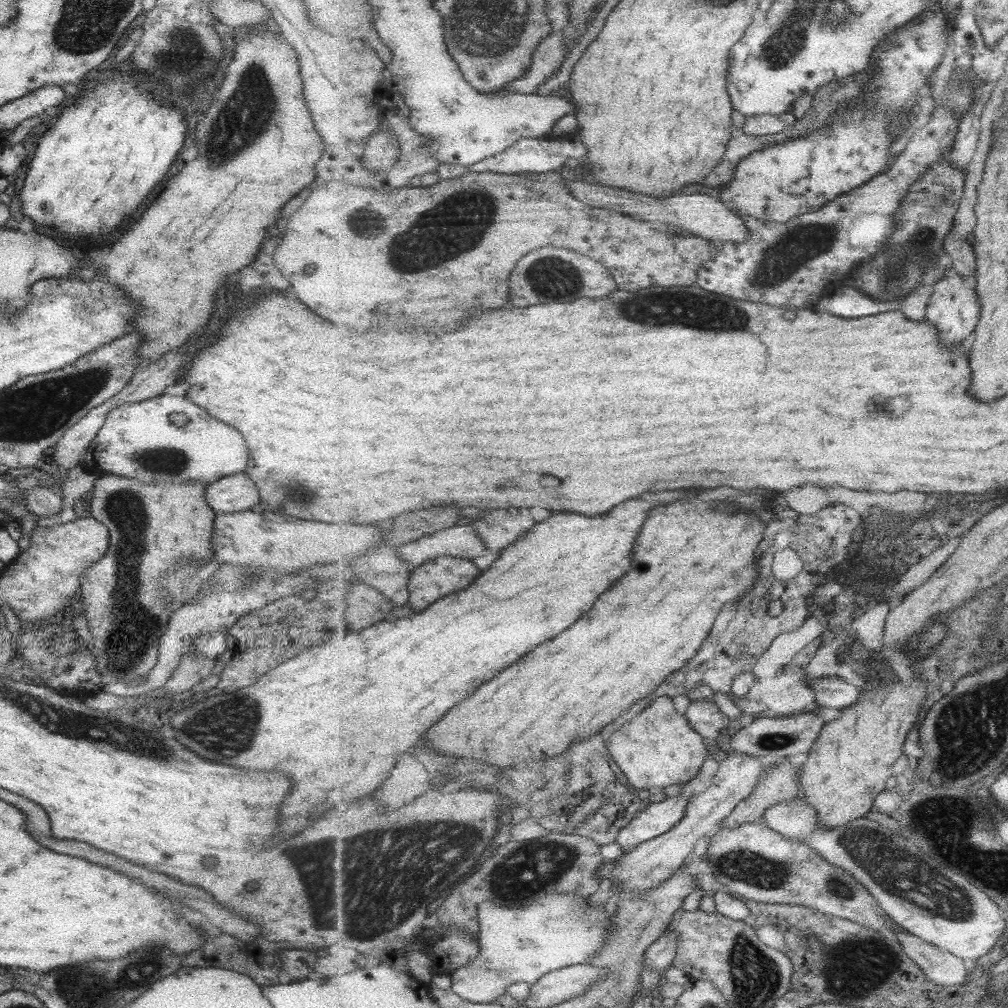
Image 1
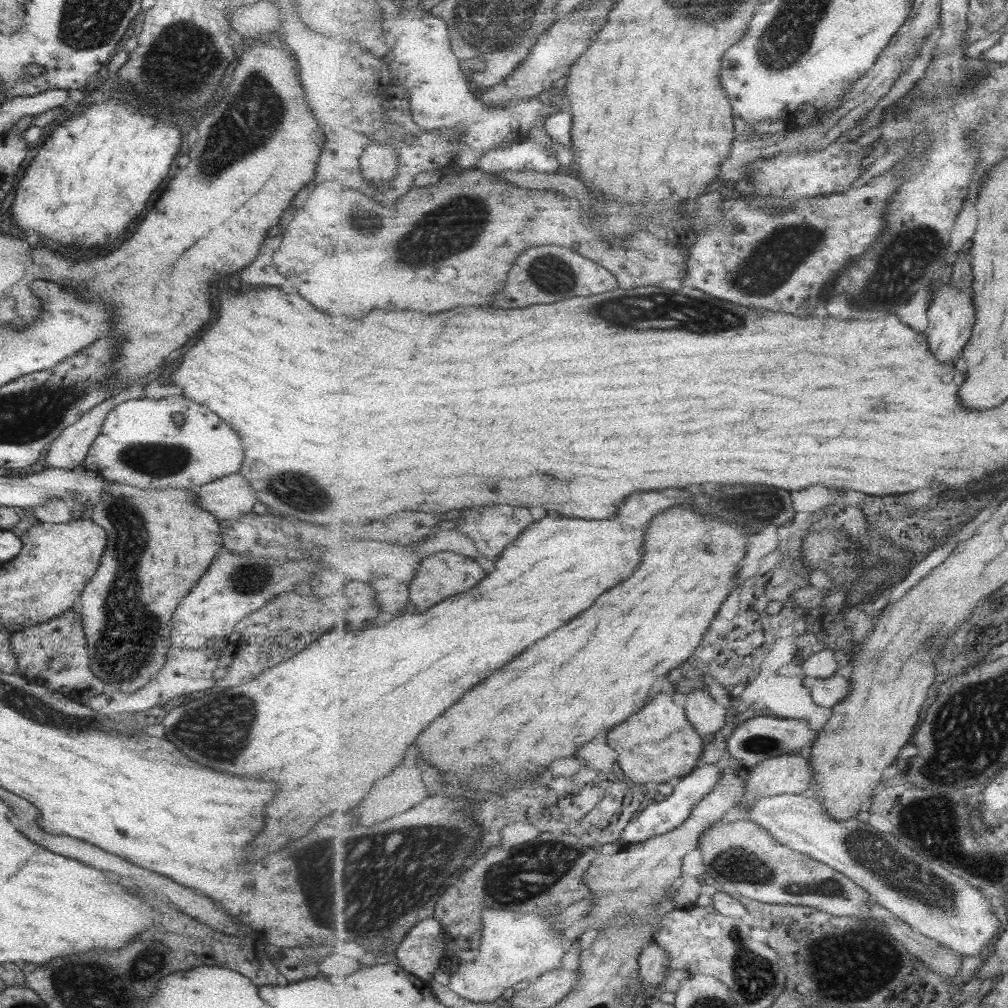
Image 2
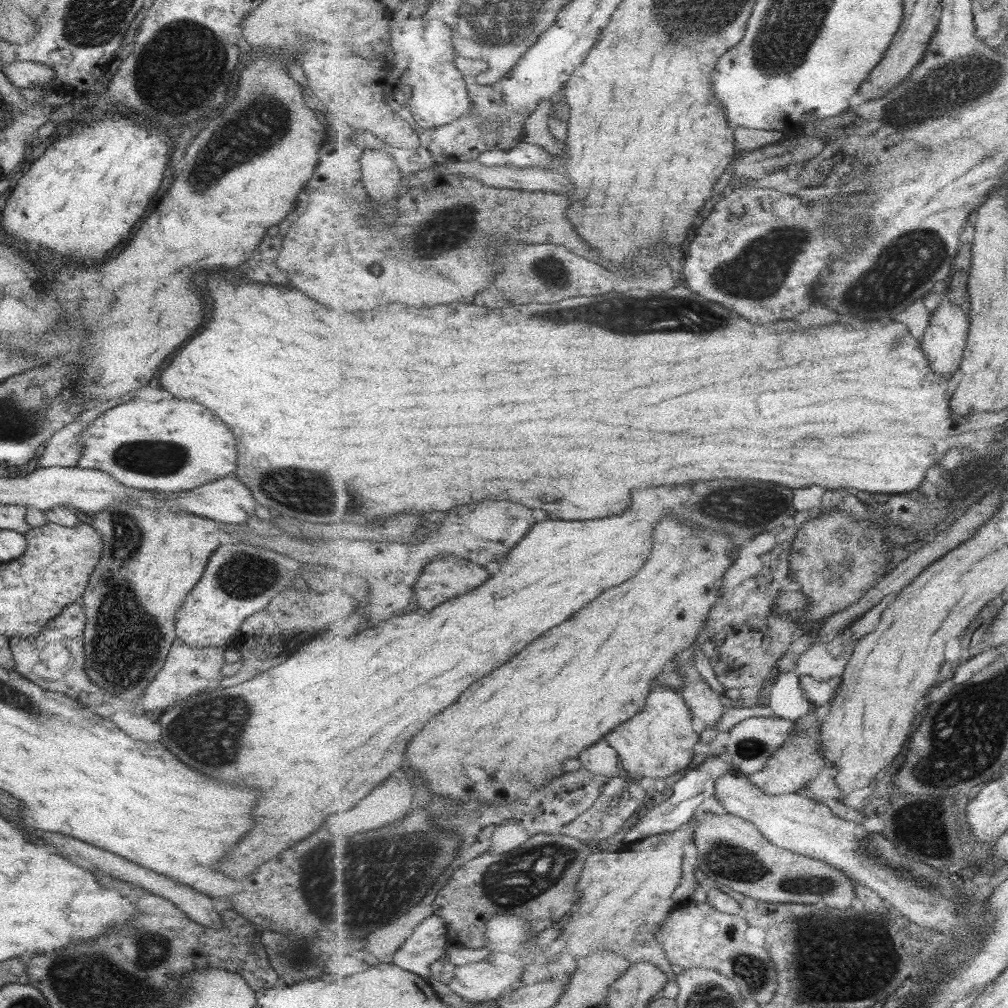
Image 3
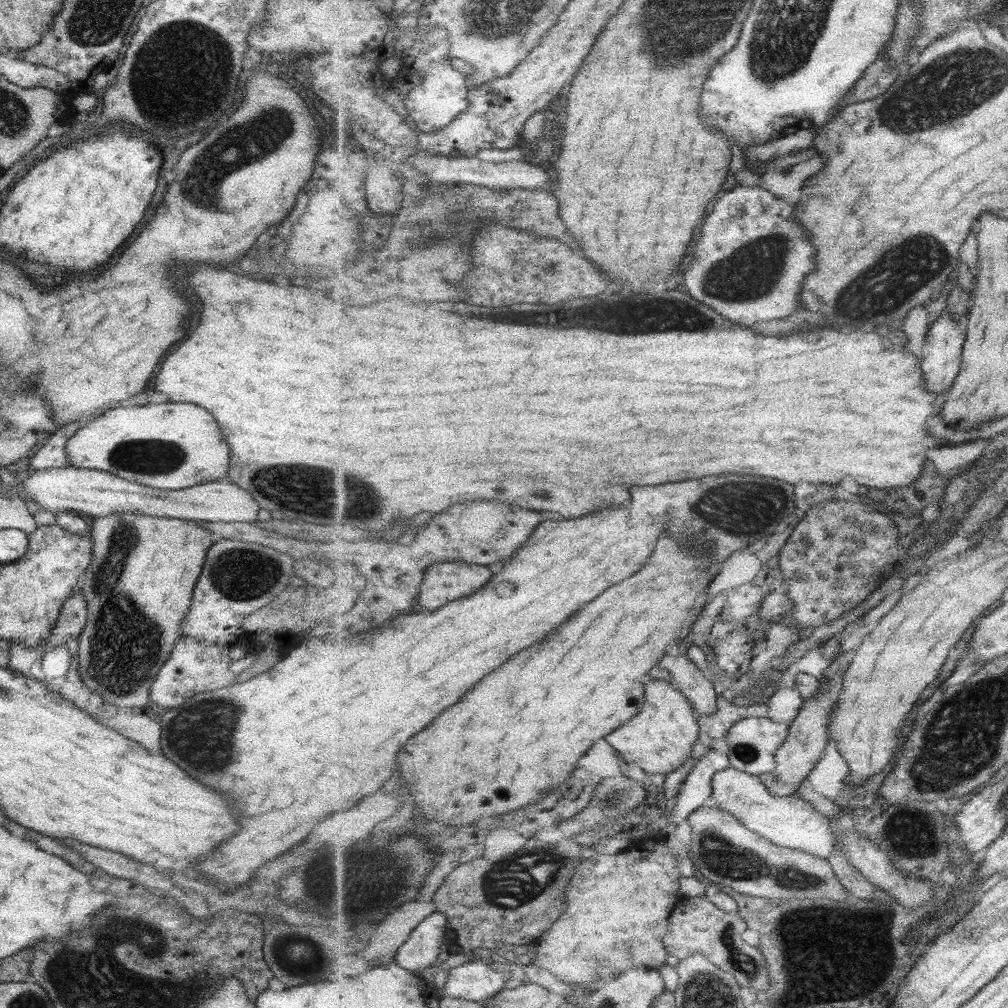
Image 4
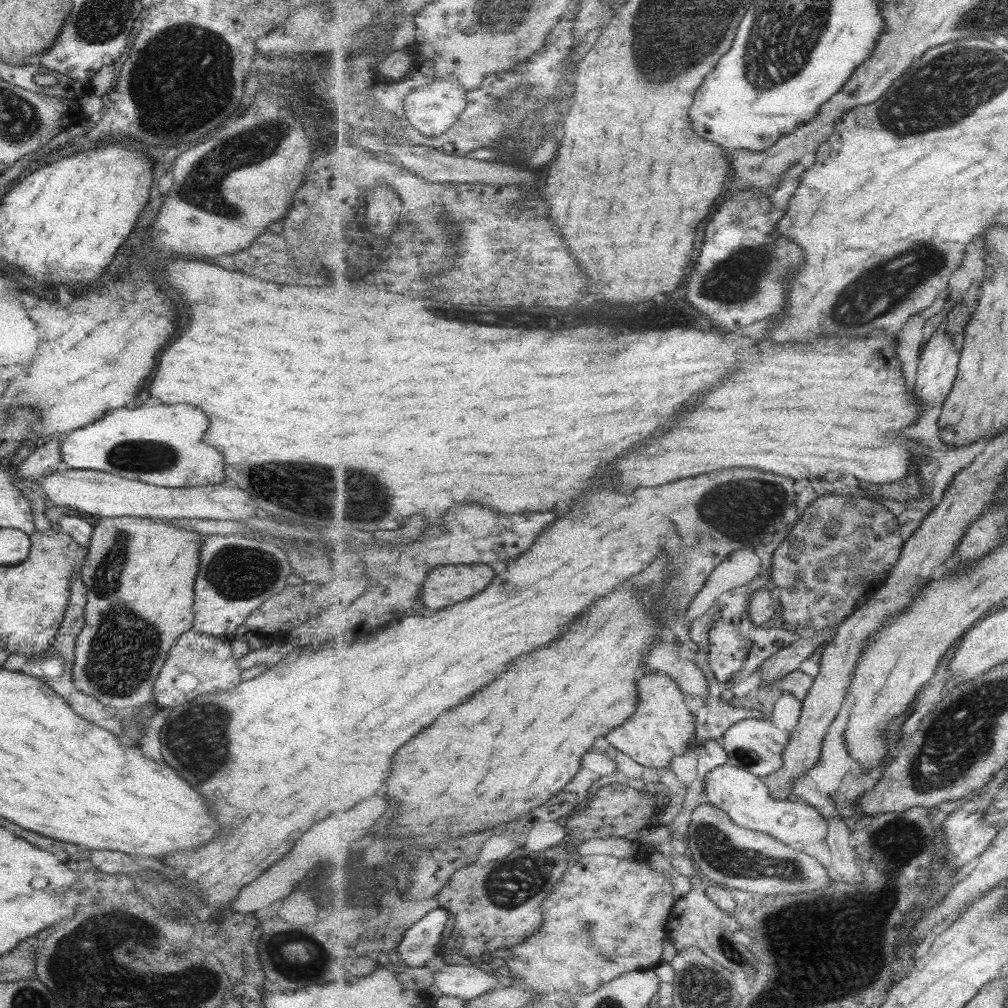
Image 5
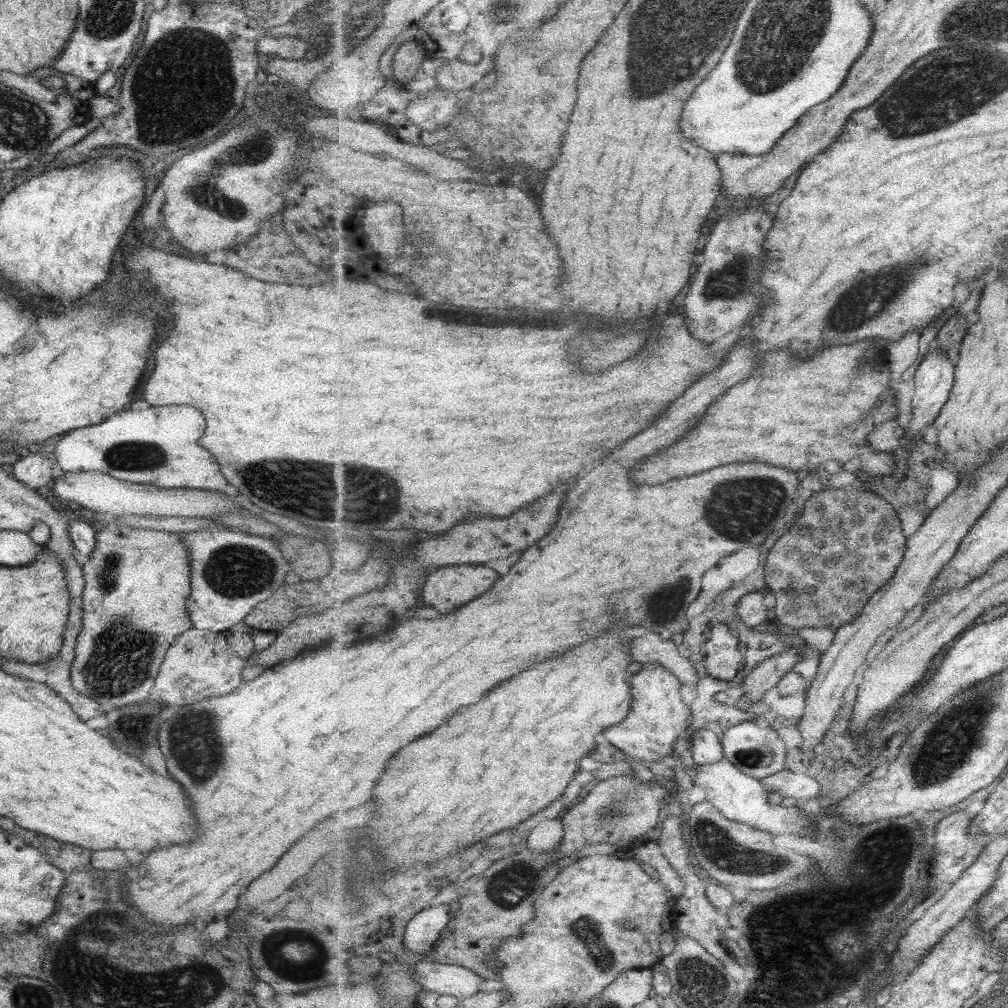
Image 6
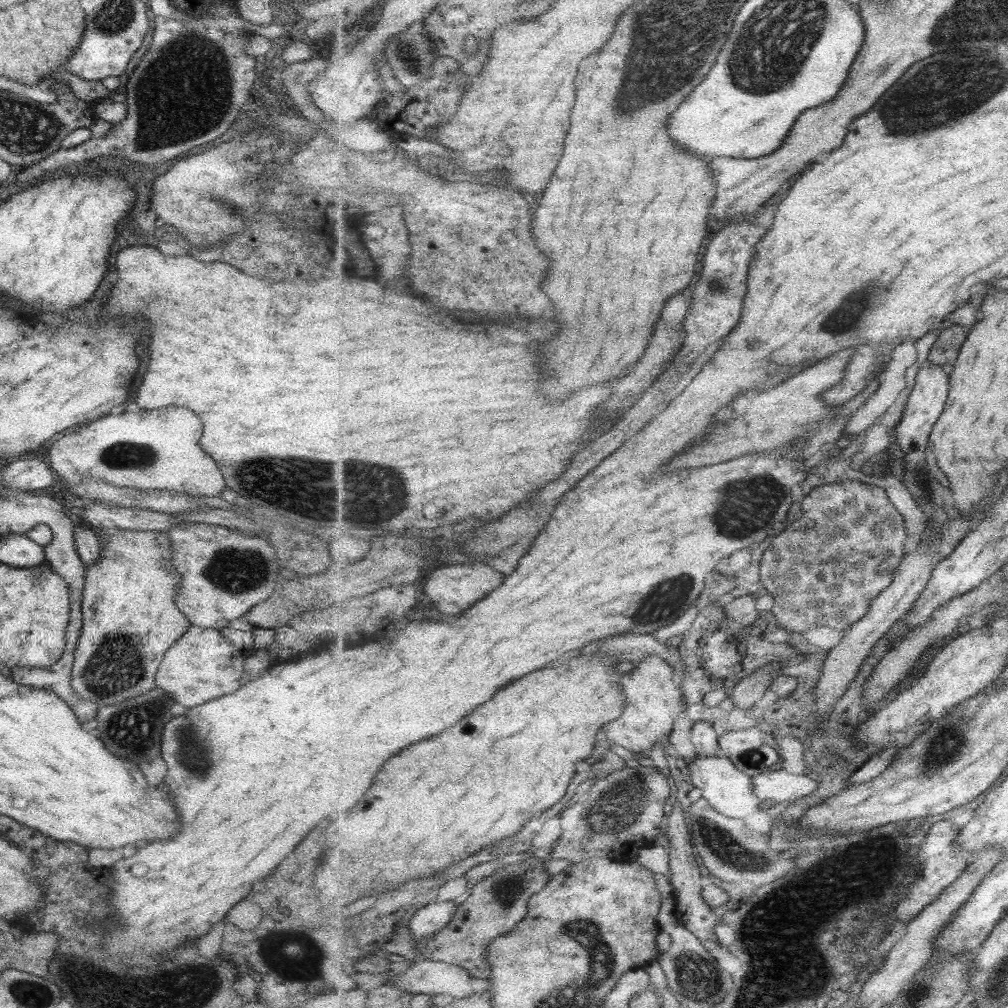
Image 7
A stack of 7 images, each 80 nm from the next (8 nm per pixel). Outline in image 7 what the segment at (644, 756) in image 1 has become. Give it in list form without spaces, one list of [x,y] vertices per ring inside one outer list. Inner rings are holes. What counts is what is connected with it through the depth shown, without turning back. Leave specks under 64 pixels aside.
[[[657,655],[646,656],[645,660],[637,662],[637,666],[631,671],[623,673],[620,682],[621,687],[625,689],[628,705],[619,720],[613,720],[602,728],[608,740],[627,751],[645,756],[647,752],[653,750],[653,745],[668,738],[677,716],[688,710],[681,685],[677,685],[673,680],[673,674],[674,668]]]

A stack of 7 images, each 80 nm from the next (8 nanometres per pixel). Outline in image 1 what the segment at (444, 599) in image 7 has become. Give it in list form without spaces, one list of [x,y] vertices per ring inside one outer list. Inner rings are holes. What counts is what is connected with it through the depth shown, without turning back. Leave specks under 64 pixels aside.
[[[441,555],[429,559],[412,570],[408,588],[410,592],[409,604],[415,614],[423,612],[433,602],[472,585],[480,577],[481,572],[483,571],[469,558]]]

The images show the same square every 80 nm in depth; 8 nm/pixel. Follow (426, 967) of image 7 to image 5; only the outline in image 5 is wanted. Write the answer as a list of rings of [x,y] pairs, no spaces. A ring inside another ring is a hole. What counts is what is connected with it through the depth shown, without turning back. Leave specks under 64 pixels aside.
[[[484,962],[480,967],[443,964],[441,970],[434,972],[434,984],[443,995],[469,1000],[483,996],[500,983],[494,970]]]

